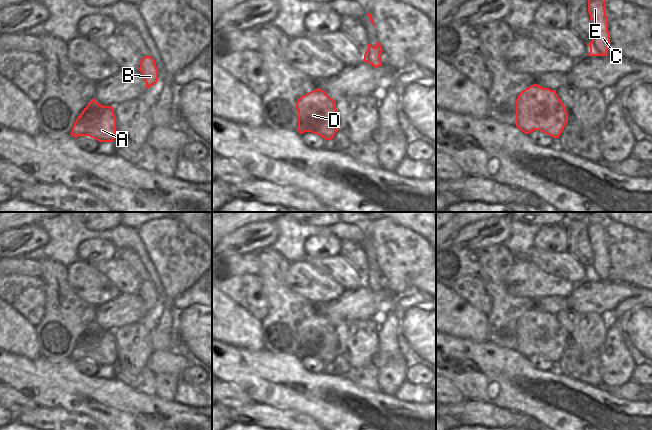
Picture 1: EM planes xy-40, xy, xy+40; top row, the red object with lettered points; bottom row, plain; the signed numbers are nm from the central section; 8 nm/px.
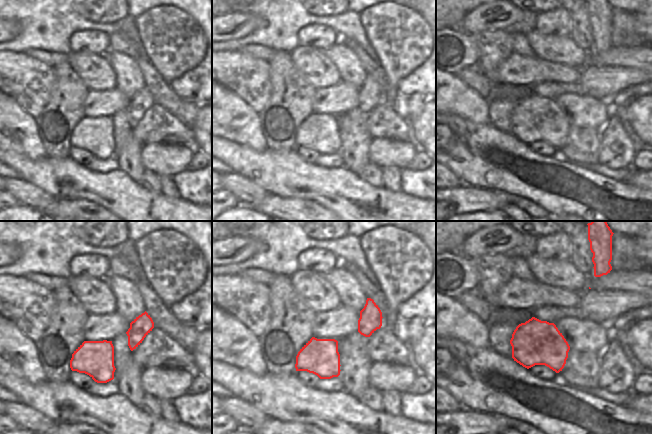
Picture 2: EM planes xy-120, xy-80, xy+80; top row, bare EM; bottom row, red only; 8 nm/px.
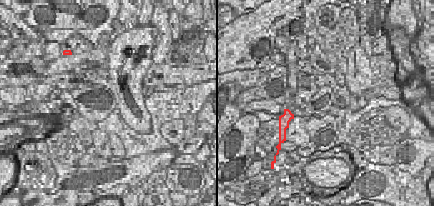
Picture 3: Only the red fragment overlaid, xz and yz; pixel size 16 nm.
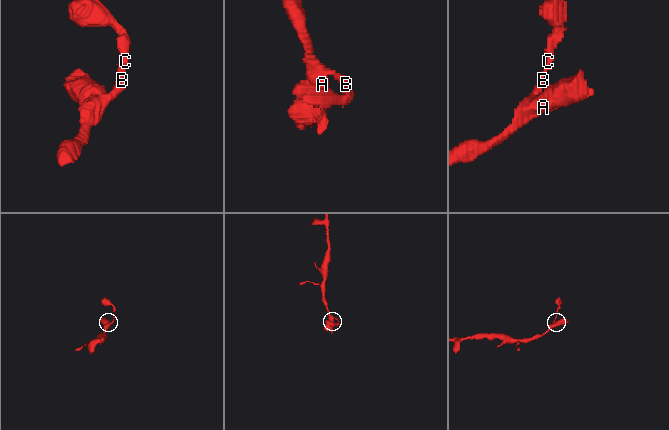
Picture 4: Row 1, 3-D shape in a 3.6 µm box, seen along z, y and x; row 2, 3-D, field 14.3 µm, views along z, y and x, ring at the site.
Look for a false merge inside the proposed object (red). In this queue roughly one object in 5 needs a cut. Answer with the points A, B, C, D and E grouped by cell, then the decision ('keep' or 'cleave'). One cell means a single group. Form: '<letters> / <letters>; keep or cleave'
A B C D E; keep

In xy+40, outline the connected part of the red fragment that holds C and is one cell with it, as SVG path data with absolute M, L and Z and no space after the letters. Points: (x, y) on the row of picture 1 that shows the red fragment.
M588 0L588 13L593 21L592 41L589 56L608 56L610 33L608 31L608 17L606 15L606 0Z

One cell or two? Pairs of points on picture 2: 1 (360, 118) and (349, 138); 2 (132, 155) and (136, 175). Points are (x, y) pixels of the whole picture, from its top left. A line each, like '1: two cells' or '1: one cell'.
1: one cell
2: one cell

